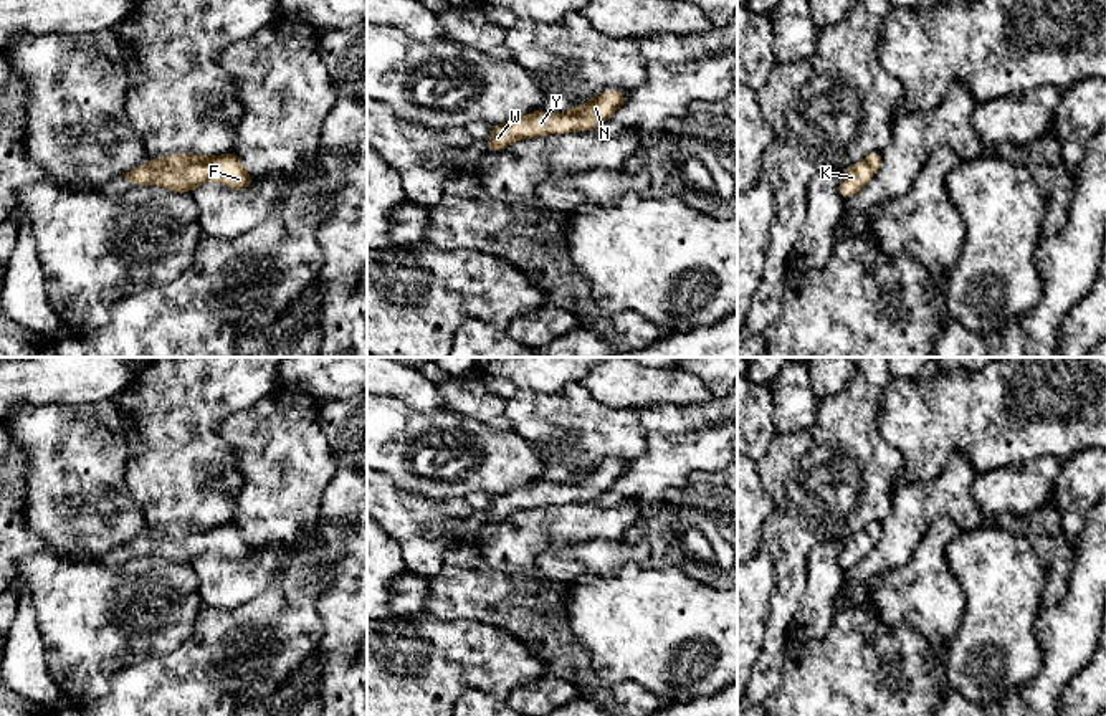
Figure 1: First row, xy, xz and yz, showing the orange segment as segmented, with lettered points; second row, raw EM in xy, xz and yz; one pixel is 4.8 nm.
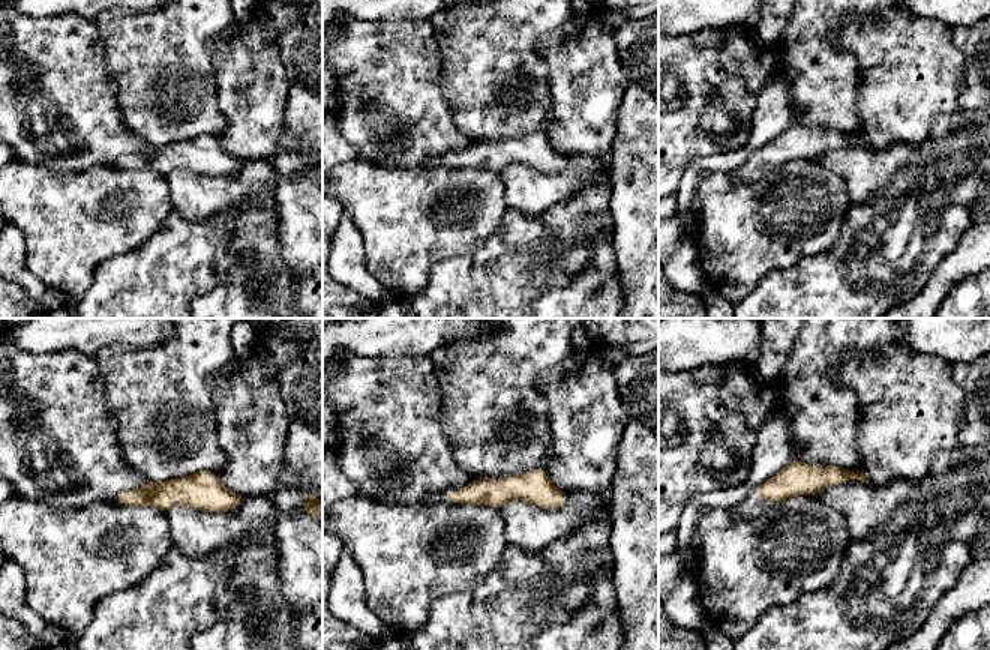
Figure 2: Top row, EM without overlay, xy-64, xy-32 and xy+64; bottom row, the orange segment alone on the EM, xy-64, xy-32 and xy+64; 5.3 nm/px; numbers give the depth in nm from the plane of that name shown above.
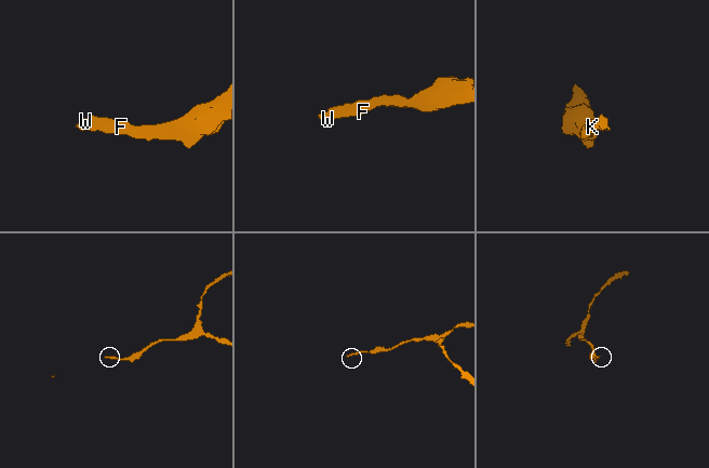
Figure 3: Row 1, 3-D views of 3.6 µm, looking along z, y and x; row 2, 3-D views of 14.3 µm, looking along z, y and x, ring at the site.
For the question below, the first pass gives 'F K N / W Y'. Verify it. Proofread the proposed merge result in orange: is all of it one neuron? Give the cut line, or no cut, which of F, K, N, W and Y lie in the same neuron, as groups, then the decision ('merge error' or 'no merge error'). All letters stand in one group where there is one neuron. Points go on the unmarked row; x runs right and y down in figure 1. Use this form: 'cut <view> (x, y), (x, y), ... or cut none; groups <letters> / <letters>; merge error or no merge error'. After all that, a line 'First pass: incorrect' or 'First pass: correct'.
cut none; groups F K N W Y; no merge error
First pass: incorrect

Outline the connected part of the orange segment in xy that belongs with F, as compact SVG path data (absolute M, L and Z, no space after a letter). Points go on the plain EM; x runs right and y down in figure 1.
M226 523L215 527L200 524L170 524L131 539L121 547L132 557L154 556L170 562L190 564L203 552L220 552L233 561L246 561L253 554L240 527Z

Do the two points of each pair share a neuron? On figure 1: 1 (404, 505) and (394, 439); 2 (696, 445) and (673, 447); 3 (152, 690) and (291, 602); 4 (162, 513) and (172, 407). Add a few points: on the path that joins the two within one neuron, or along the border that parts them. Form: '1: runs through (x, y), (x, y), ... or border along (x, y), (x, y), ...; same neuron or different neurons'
1: border along (384, 473), (399, 485), (437, 500); different neurons
2: runs through (691, 447), (678, 447); same neuron
3: runs through (187, 670), (227, 630), (240, 627), (257, 610); same neuron
4: runs through (172, 486), (172, 434); same neuron

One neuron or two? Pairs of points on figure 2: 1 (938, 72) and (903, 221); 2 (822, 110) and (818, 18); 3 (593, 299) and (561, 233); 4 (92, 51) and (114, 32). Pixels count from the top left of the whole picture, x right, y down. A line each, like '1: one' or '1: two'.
1: two
2: one
3: two
4: two

